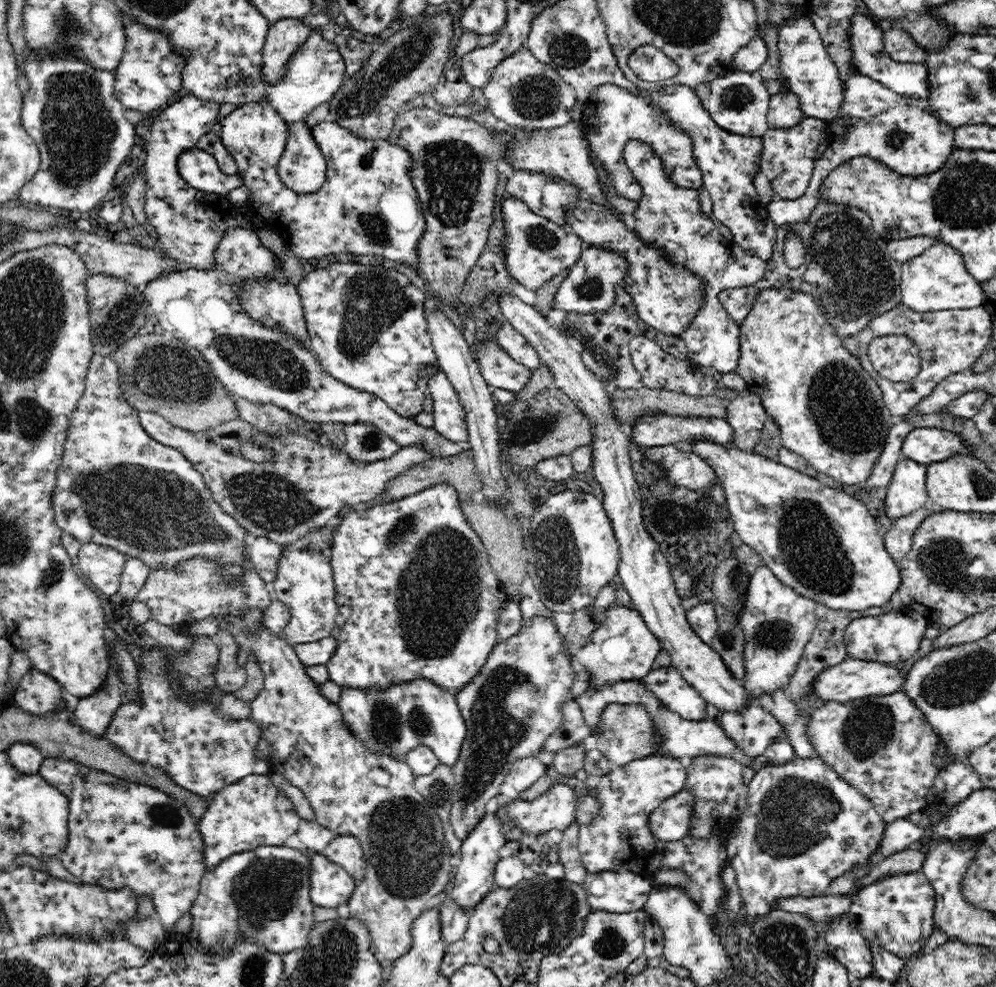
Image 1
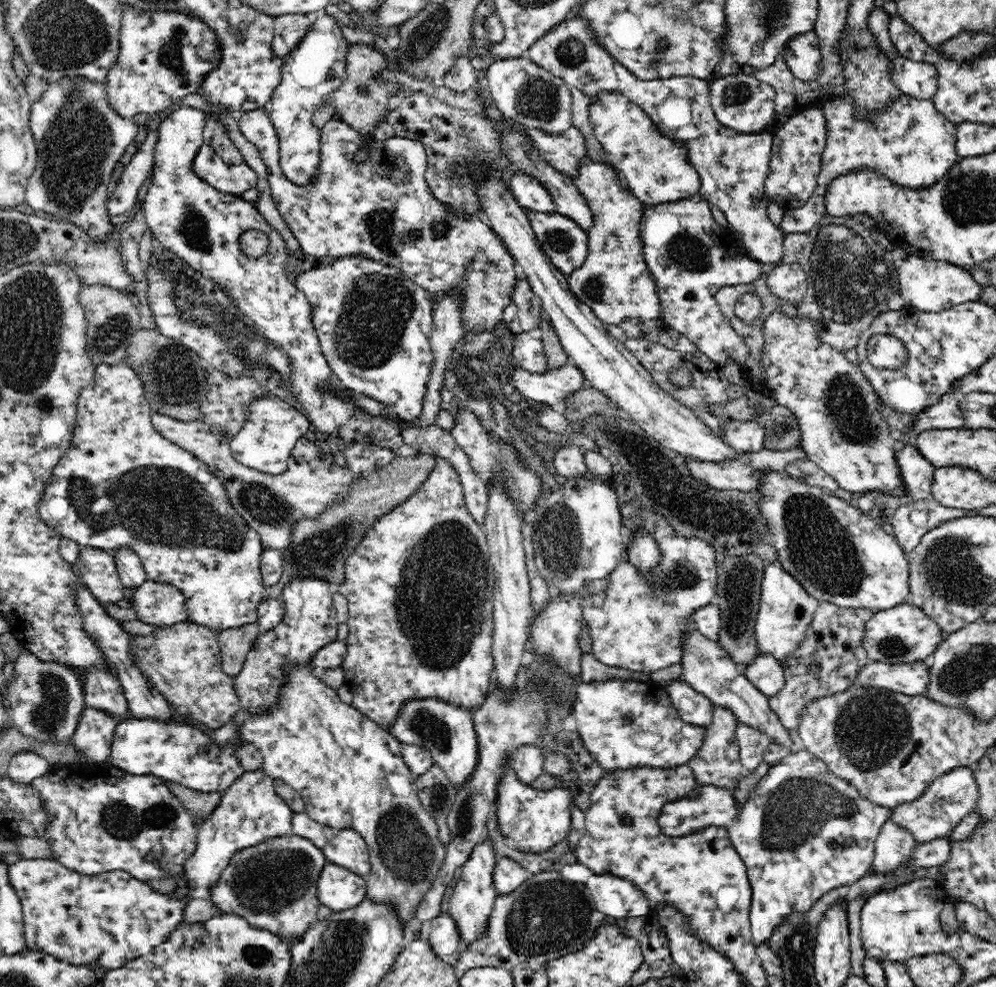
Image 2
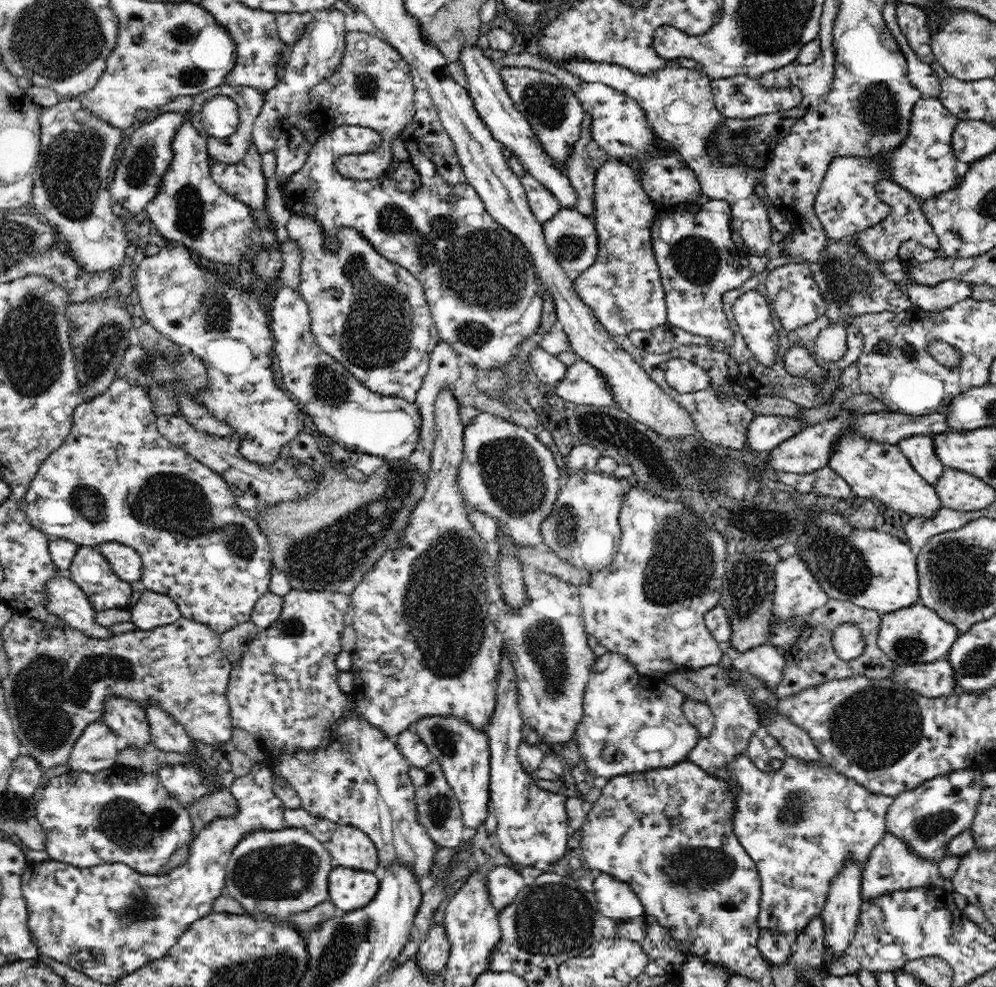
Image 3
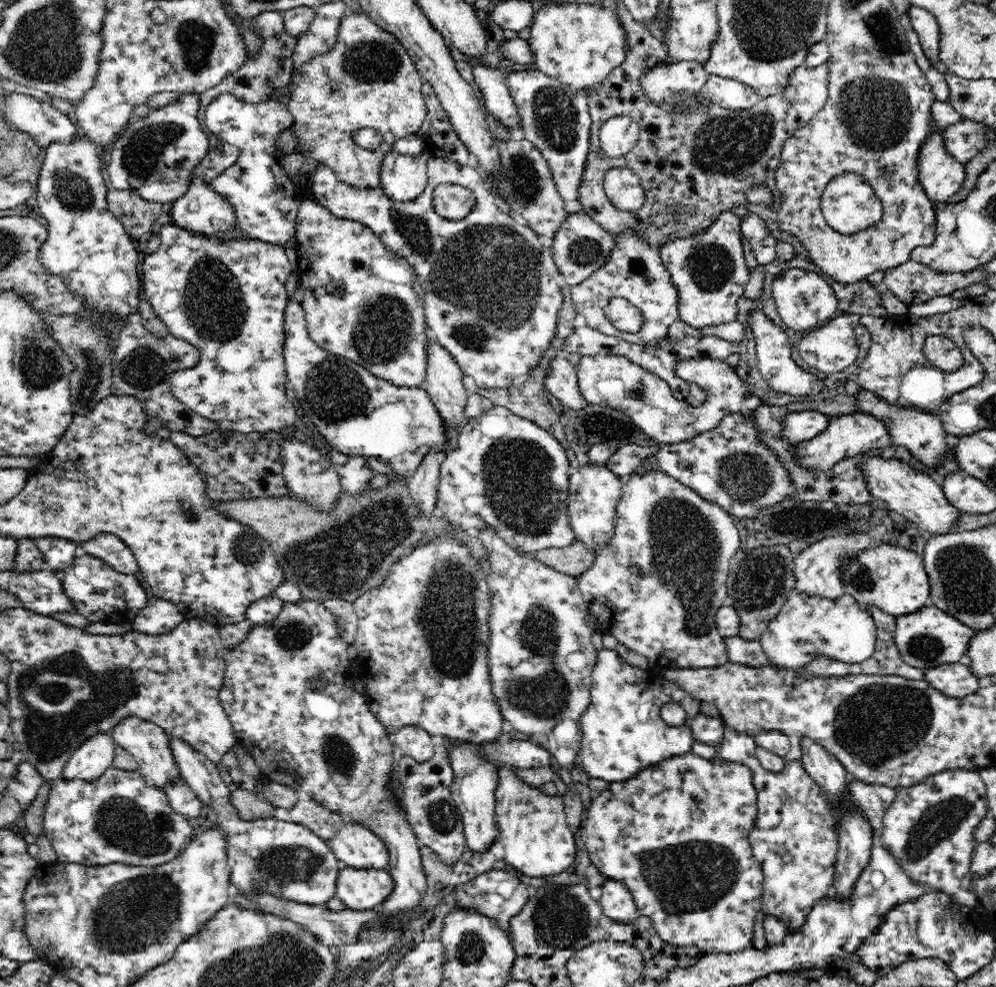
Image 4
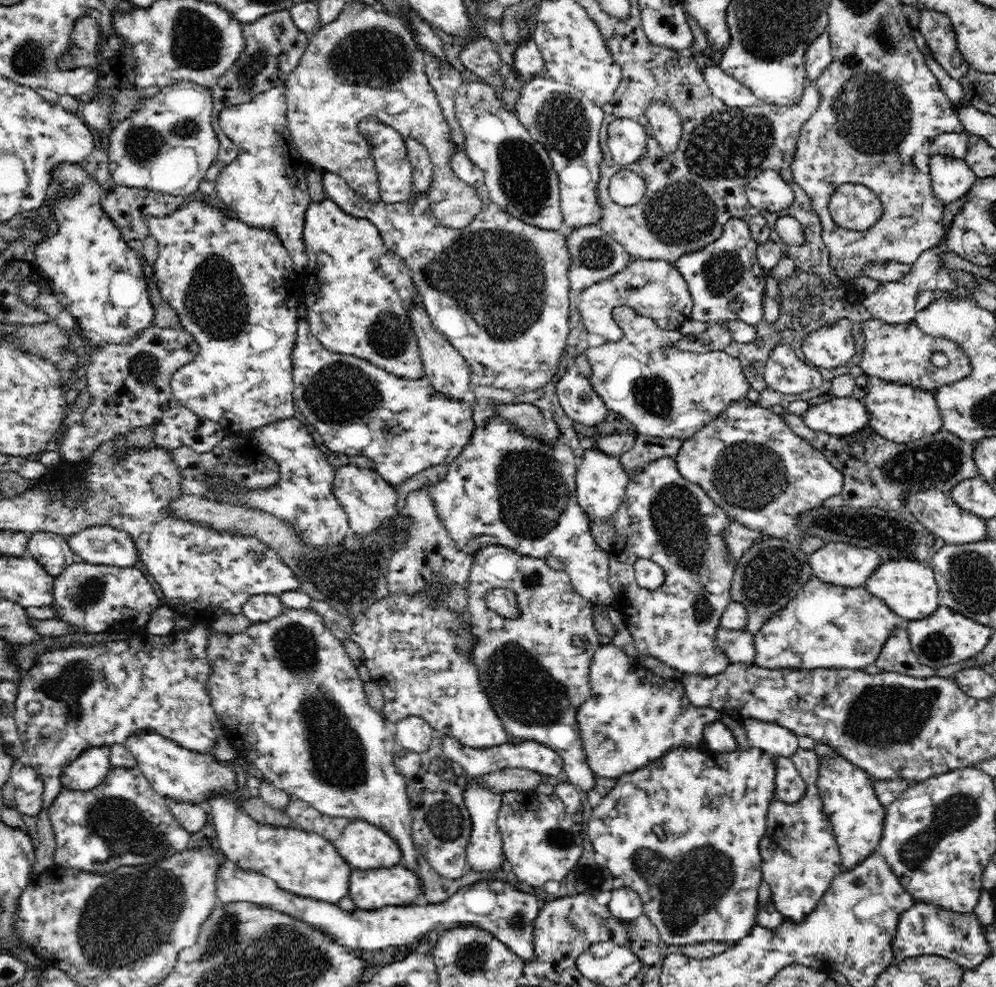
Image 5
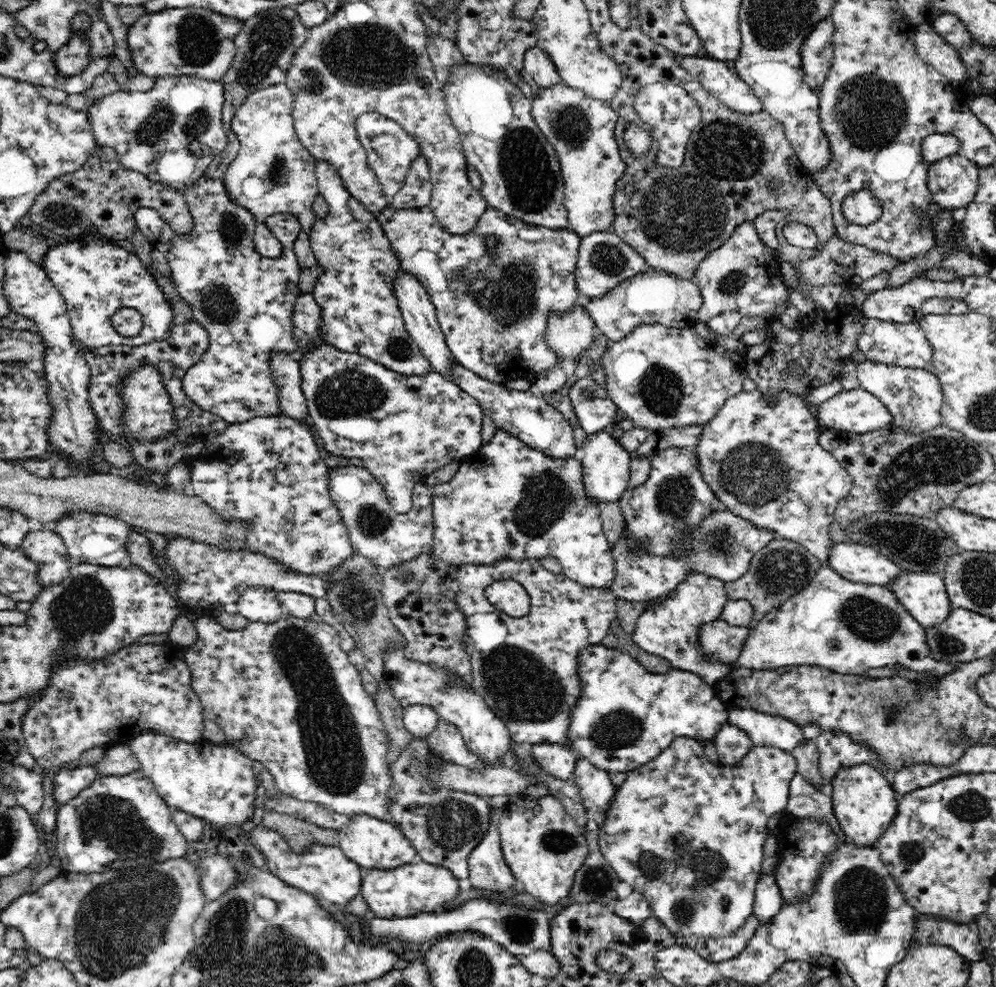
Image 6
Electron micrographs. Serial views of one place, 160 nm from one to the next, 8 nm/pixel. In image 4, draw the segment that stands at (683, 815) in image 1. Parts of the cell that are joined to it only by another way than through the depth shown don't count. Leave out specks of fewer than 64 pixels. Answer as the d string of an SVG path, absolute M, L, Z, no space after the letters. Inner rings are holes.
M726 727L724 740L718 747L718 758L747 764L754 771L758 794L757 818L749 832L749 843L754 858L761 864L764 875L761 910L765 915L769 914L780 919L789 929L797 929L806 922L806 917L814 904L832 891L838 853L835 832L837 812L833 806L823 800L823 791L809 776L802 765L802 760L790 760L786 762L782 772L773 773L760 764L755 754L756 748L757 745L753 737ZM851 779L849 799L854 805L860 805L860 809L864 809L876 837L882 832L883 816L896 796L897 788L878 784L868 785L857 779Z

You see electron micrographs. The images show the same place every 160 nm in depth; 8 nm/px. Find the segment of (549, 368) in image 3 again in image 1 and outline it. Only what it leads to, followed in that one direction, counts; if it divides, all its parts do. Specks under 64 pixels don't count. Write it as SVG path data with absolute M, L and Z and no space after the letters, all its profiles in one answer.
M502 323L496 331L497 342L516 362L527 366L528 369L538 369L541 358L537 350L510 323Z

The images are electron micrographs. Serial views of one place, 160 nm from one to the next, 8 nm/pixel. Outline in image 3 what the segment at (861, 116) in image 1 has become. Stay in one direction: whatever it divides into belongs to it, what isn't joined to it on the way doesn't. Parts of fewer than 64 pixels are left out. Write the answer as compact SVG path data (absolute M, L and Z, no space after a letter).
M928 97L918 101L912 112L912 122L904 144L881 157L856 158L836 156L822 181L813 209L830 240L850 240L856 233L866 230L886 218L888 206L878 198L875 186L889 176L906 190L922 200L935 198L957 184L958 161L952 148L952 136L959 118L956 118L937 98Z

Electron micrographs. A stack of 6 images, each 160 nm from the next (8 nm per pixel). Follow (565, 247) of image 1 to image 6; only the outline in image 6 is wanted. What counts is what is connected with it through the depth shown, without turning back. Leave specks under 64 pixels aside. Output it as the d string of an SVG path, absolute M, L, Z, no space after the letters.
M604 231L590 234L589 237L582 237L581 250L578 254L575 270L577 291L589 299L604 298L616 285L621 285L623 281L649 270L645 256L630 247L630 244L624 243L624 240L615 233Z

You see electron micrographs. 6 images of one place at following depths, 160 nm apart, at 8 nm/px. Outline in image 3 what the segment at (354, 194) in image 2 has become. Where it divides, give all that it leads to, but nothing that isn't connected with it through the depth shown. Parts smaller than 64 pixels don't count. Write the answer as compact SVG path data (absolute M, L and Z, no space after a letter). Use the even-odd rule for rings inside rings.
M342 125L332 132L322 133L313 144L306 164L279 185L286 208L291 213L308 213L320 219L327 232L327 246L335 252L338 250L335 230L342 226L356 227L380 255L401 264L424 287L439 340L450 345L455 354L466 354L474 364L472 369L476 371L503 369L513 359L513 350L538 330L542 310L545 309L545 291L542 291L533 254L518 236L506 230L485 209L485 203L474 187L469 185L468 179L457 185L444 182L436 163L417 150L414 143L409 144L409 158L420 171L421 177L421 188L414 193L401 192L386 175L372 181L344 178L334 166L339 155L362 154L375 151L380 146L381 134L370 128ZM452 193L460 195L458 202L449 202Z

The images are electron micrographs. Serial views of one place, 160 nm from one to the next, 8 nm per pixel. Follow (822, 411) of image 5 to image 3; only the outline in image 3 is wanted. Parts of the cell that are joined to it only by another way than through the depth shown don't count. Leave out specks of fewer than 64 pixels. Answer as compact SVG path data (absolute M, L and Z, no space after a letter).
M756 415L748 424L745 444L751 446L759 456L765 455L802 429L802 423L796 417Z

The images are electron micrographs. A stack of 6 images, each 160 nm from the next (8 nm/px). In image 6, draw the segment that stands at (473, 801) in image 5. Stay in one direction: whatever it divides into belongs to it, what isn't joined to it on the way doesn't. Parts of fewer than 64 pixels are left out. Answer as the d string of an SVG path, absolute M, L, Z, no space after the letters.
M494 807L490 812L490 826L486 838L469 856L468 880L474 888L492 892L514 892L516 878L505 862L498 832L502 810Z

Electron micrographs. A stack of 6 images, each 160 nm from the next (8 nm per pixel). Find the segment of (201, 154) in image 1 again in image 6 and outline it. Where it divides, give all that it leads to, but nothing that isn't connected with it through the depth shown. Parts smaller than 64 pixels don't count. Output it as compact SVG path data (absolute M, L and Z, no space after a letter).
M285 83L263 87L262 90L246 96L231 120L231 129L241 145L222 181L226 183L232 201L240 203L254 215L254 243L260 255L278 258L282 253L281 243L266 226L266 218L274 214L291 214L300 221L300 234L295 240L293 250L302 270L317 265L309 238L310 229L318 219L313 211L314 199L319 194L315 173L318 160L297 137L293 121L293 100L294 97Z

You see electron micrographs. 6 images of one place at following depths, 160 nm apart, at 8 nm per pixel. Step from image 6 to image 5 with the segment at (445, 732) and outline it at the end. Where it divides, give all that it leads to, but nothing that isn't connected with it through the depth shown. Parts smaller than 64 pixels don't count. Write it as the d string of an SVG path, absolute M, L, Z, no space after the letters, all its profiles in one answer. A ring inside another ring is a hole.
M486 545L485 548L480 550L480 552L478 552L478 554L476 554L472 559L473 562L469 572L469 584L466 588L468 601L467 612L469 614L470 628L472 628L472 633L476 635L476 638L474 638L471 660L474 661L474 666L478 669L478 680L482 683L482 688L486 691L486 696L490 698L490 702L498 714L498 717L501 719L507 734L511 734L513 737L522 739L522 742L520 742L520 744L509 742L490 749L474 749L463 746L456 738L441 735L436 732L434 736L441 738L444 755L449 758L449 760L462 765L462 769L465 770L469 778L478 778L481 775L490 774L491 772L508 767L525 768L539 772L541 775L545 775L553 781L564 776L572 785L576 785L584 794L595 790L597 778L593 773L593 770L590 768L590 765L588 765L586 755L583 750L582 740L577 724L577 713L579 706L582 706L582 703L586 702L590 695L590 660L594 656L595 650L598 650L598 647L601 645L598 641L600 634L596 629L594 629L592 622L592 606L596 605L596 603L590 601L588 598L582 598L582 595L578 594L571 585L569 574L564 570L553 569L547 564L545 559L522 555L519 552L507 549L500 545ZM492 588L505 588L506 590L515 592L517 607L519 614L521 615L518 615L515 619L509 619L500 616L497 612L494 612L494 610L486 604L485 599L486 592L488 592L488 590L492 590Z

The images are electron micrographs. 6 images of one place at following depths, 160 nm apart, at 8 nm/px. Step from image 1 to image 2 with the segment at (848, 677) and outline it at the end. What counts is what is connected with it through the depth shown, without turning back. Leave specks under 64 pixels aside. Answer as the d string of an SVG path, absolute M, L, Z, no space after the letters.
M872 661L859 668L851 686L874 686L906 695L924 695L928 692L930 680L928 661L908 664Z

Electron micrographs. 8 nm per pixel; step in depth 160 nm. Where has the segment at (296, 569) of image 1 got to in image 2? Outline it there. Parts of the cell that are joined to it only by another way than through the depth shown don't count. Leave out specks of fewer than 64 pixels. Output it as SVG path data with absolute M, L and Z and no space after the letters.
M296 578L288 581L282 588L280 599L284 603L284 618L272 630L261 633L256 644L256 650L248 653L244 661L242 670L232 677L234 690L240 696L239 702L242 702L244 708L250 712L260 712L266 710L272 704L282 702L282 688L288 684L288 672L292 668L310 668L318 674L318 670L312 667L314 656L325 648L326 645L332 644L337 640L337 630L339 622L337 621L337 612L333 603L334 586L326 581L317 580L316 578Z

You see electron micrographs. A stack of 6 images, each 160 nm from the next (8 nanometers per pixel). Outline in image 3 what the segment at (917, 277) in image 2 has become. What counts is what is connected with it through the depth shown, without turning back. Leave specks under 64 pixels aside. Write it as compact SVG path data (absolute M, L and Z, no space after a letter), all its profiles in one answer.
M946 281L942 285L911 285L906 292L910 303L924 311L942 311L972 297L972 285L968 282Z

